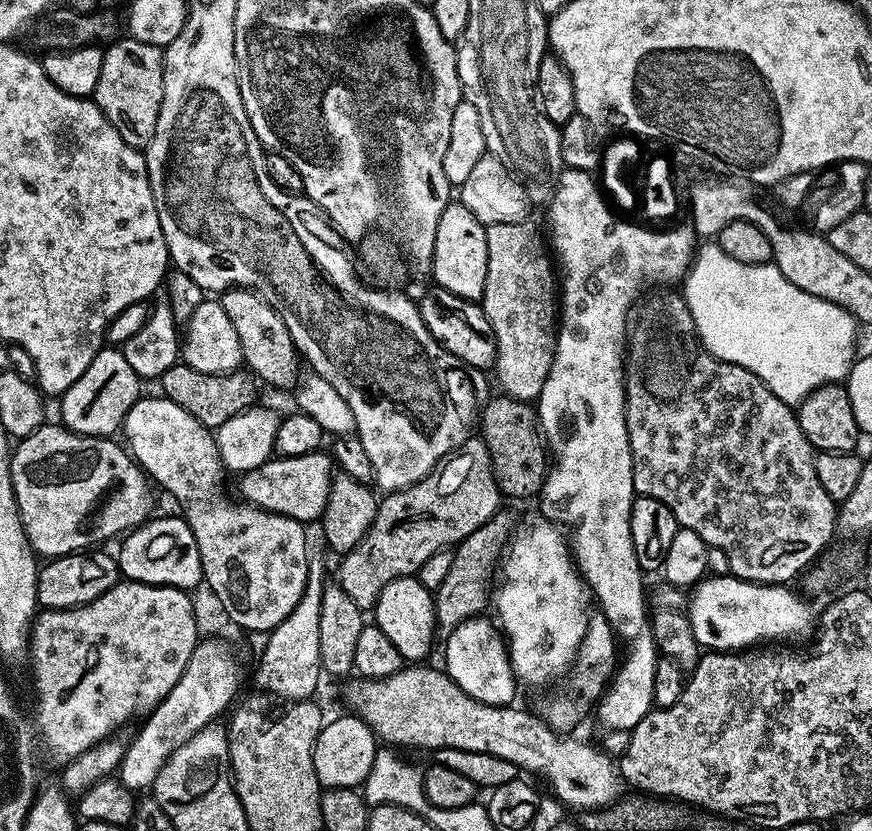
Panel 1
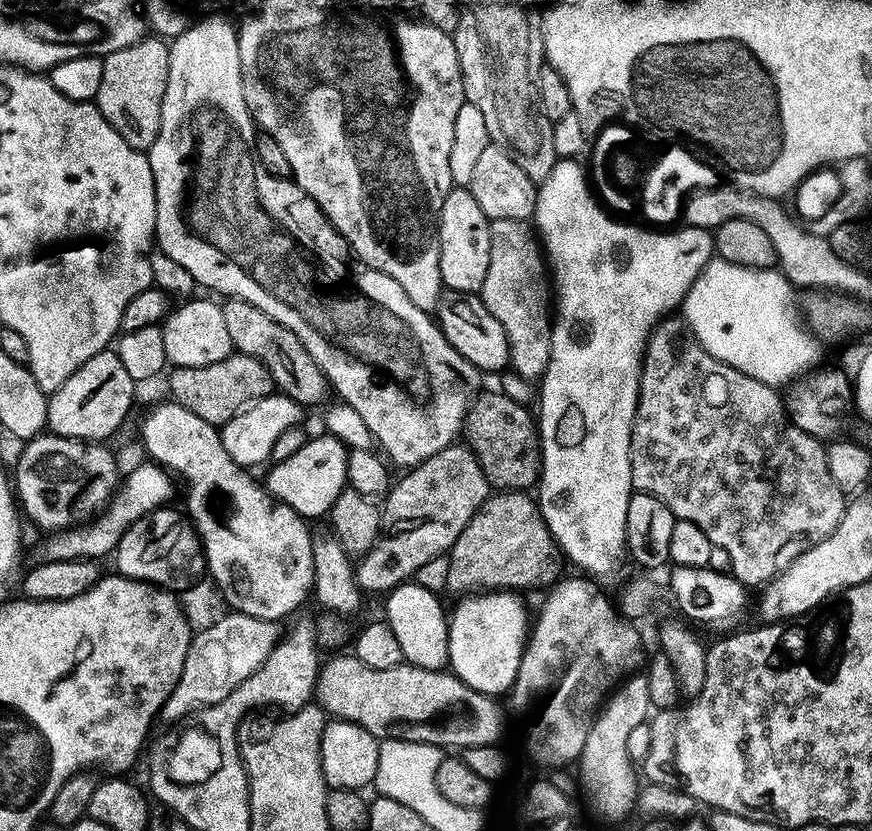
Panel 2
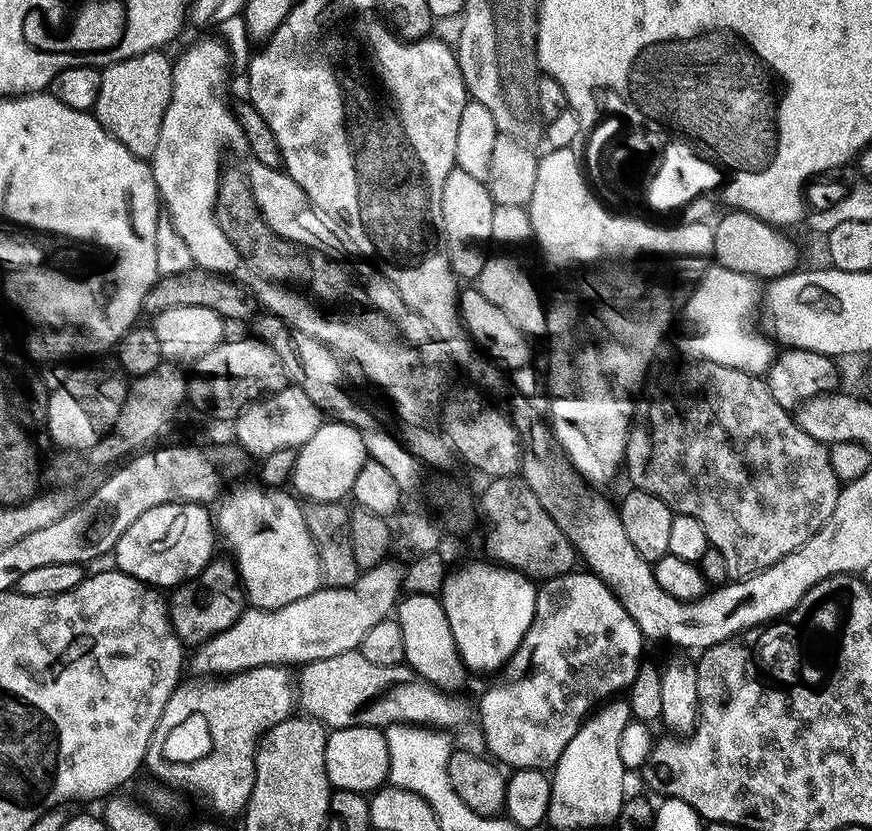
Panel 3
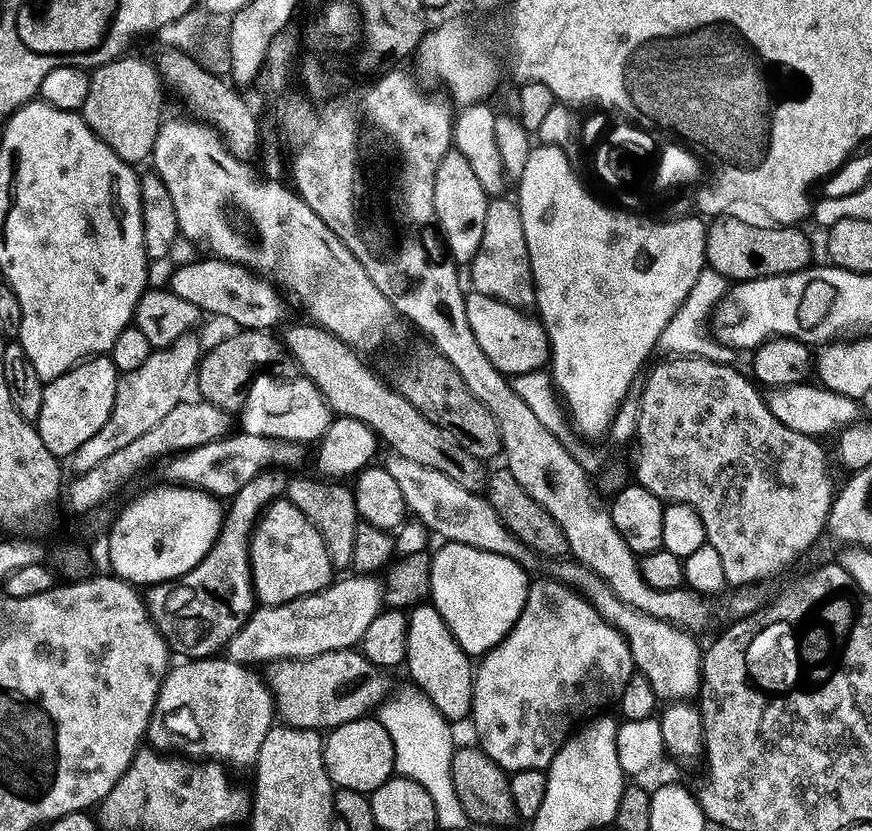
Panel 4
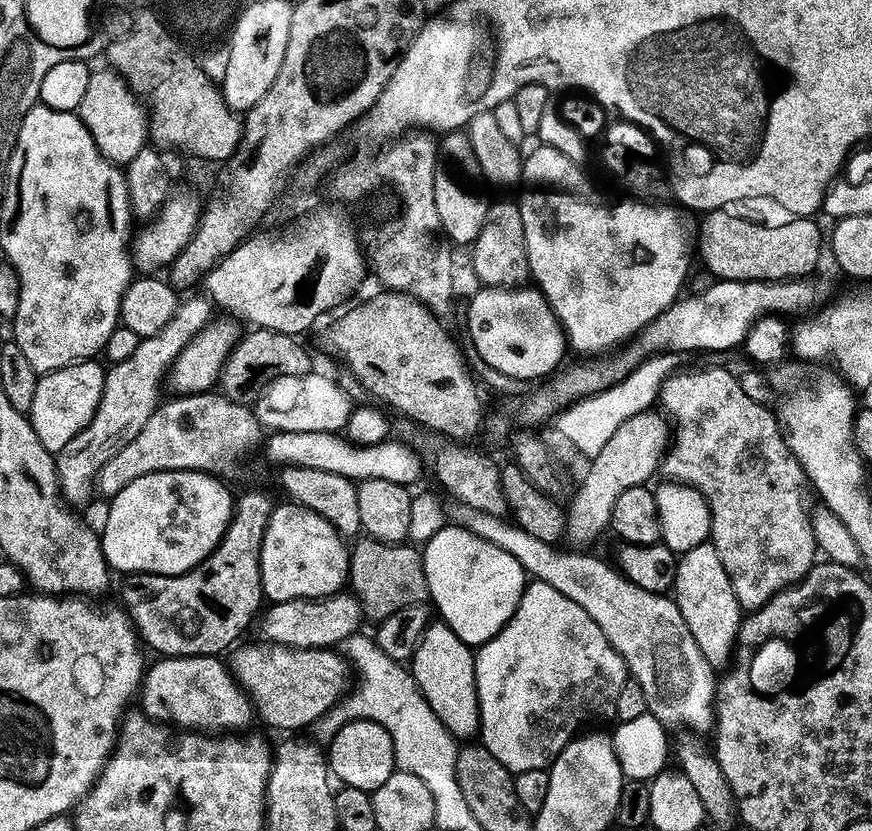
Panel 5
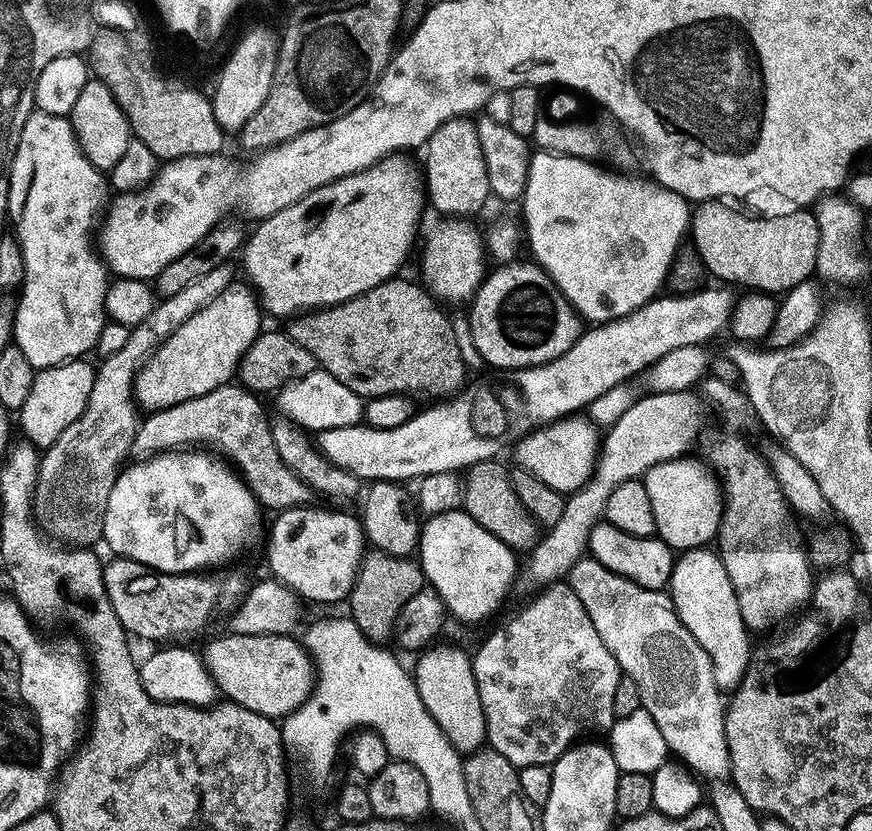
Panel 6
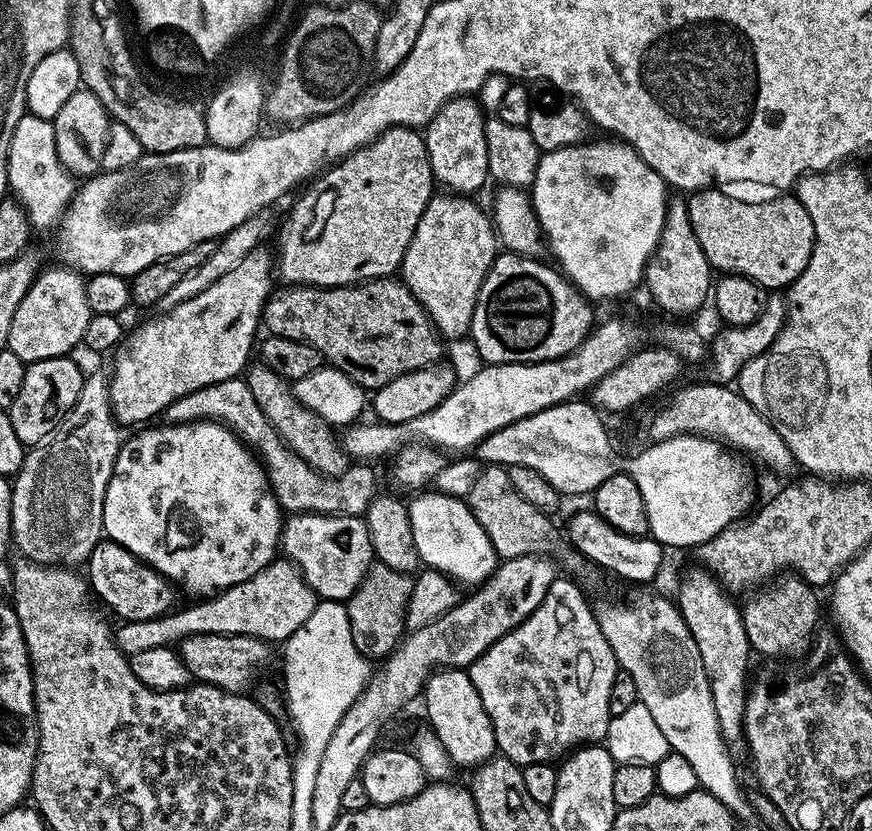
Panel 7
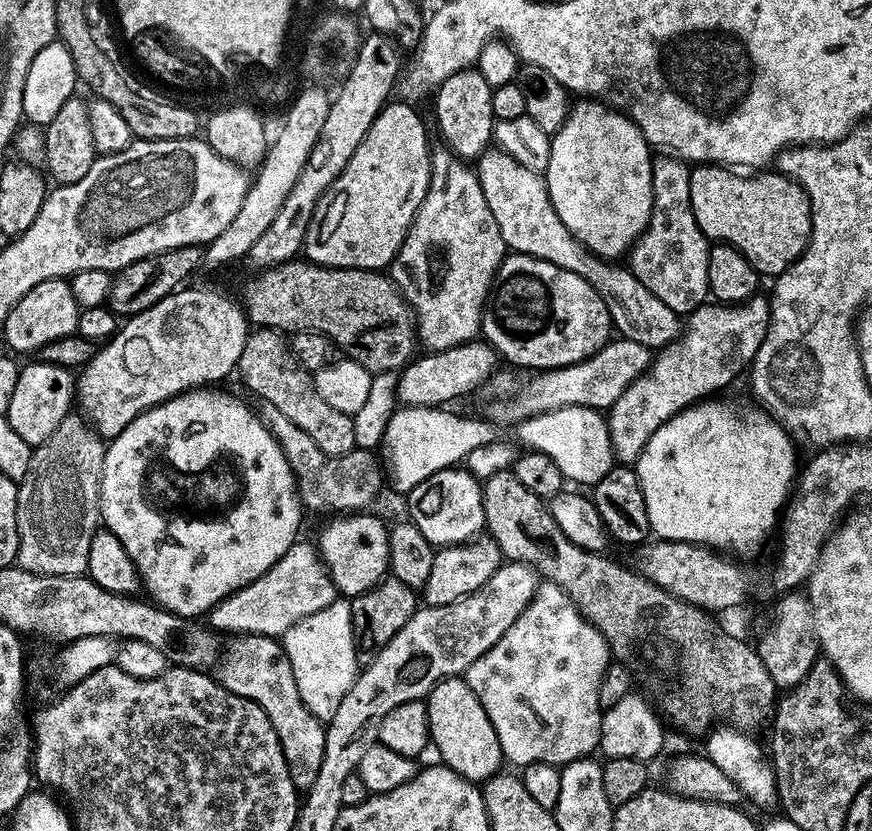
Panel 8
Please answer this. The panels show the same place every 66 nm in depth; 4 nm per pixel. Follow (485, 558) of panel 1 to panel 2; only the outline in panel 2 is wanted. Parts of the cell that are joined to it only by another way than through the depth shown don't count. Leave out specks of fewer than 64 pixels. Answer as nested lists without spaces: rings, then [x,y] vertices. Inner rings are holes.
[[[493,491],[488,501],[474,514],[474,518],[466,522],[466,530],[458,534],[458,542],[454,542],[452,549],[446,553],[450,566],[450,574],[446,574],[446,589],[449,593],[453,592],[456,598],[460,598],[477,590],[521,590],[532,588],[543,580],[555,581],[561,575],[561,550],[542,518],[539,503],[528,495],[527,491]]]

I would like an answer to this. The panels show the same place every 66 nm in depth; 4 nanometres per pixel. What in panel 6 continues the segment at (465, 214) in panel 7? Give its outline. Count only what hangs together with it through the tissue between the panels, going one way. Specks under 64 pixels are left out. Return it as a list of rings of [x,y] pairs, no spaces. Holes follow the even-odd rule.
[[[440,218],[440,221],[422,236],[422,244],[424,240],[424,249],[420,252],[420,272],[424,275],[422,284],[437,301],[445,305],[460,304],[463,300],[464,303],[471,301],[486,275],[484,238],[481,229],[476,229],[472,222],[468,218]]]

